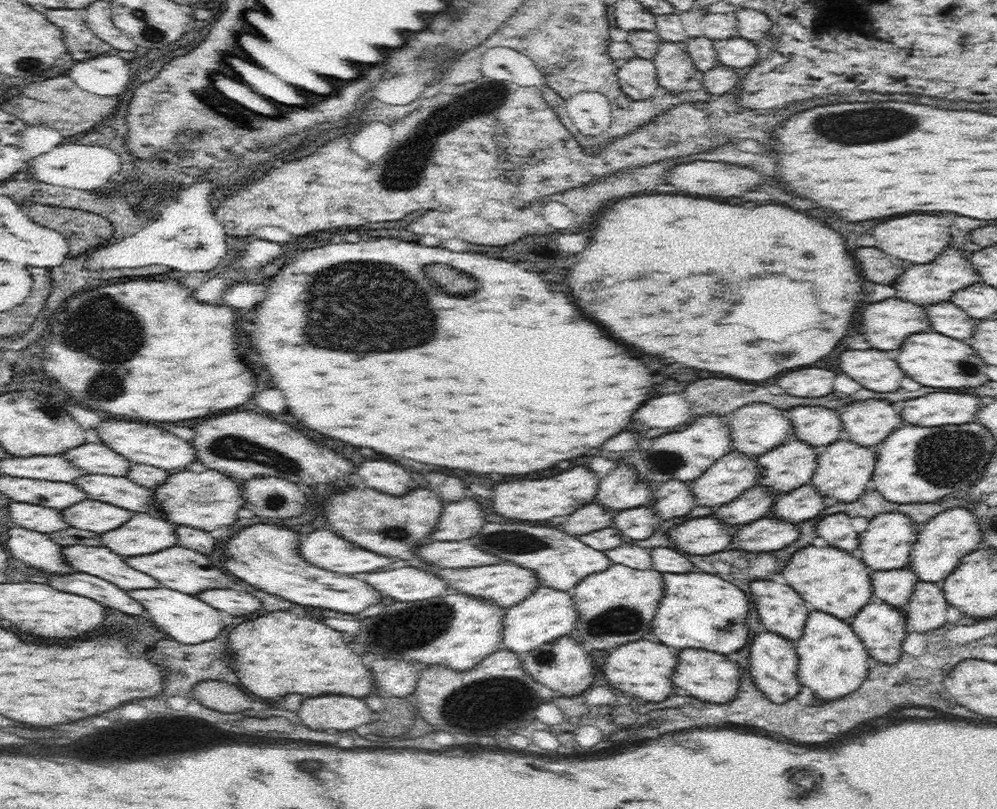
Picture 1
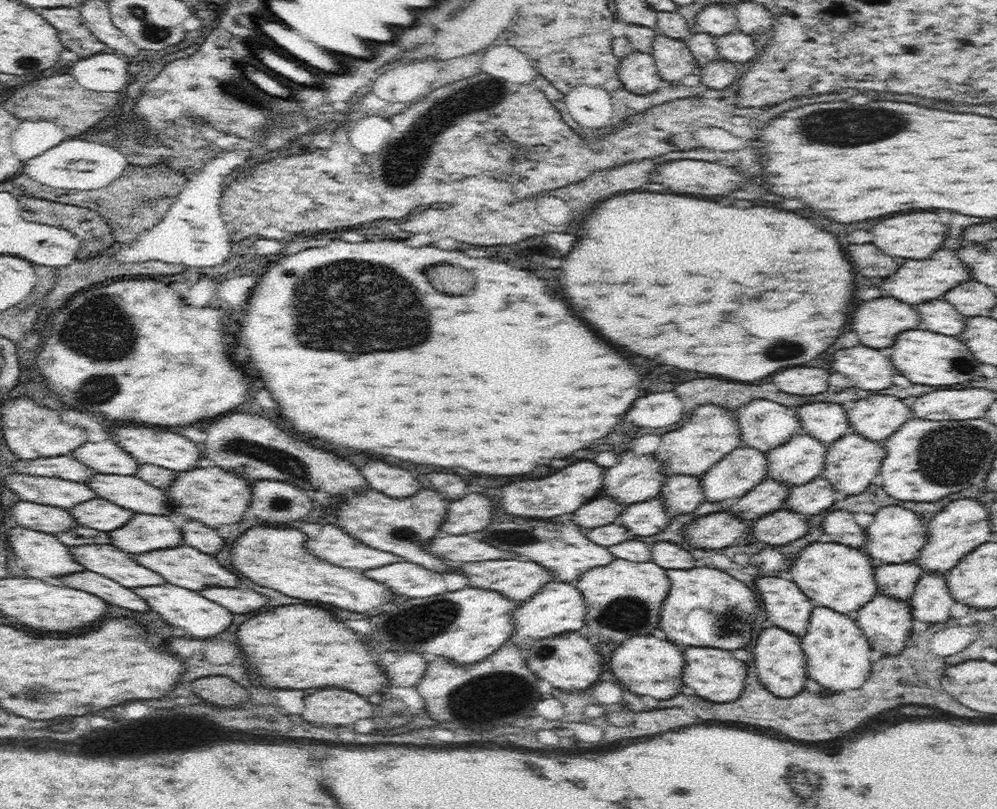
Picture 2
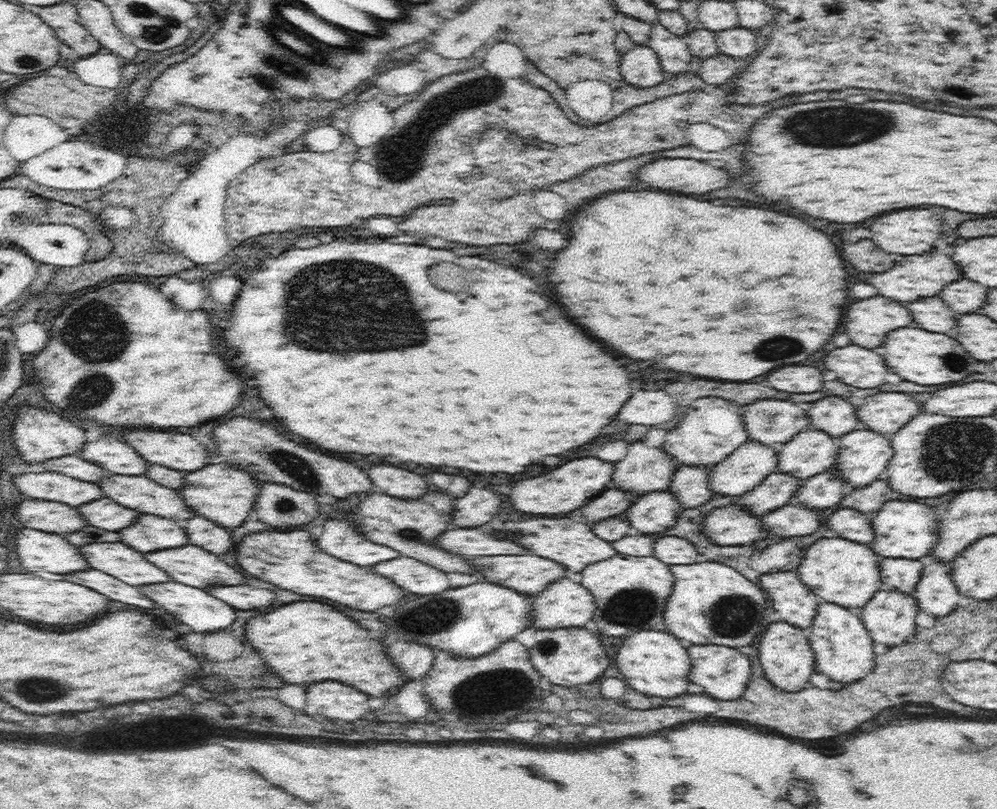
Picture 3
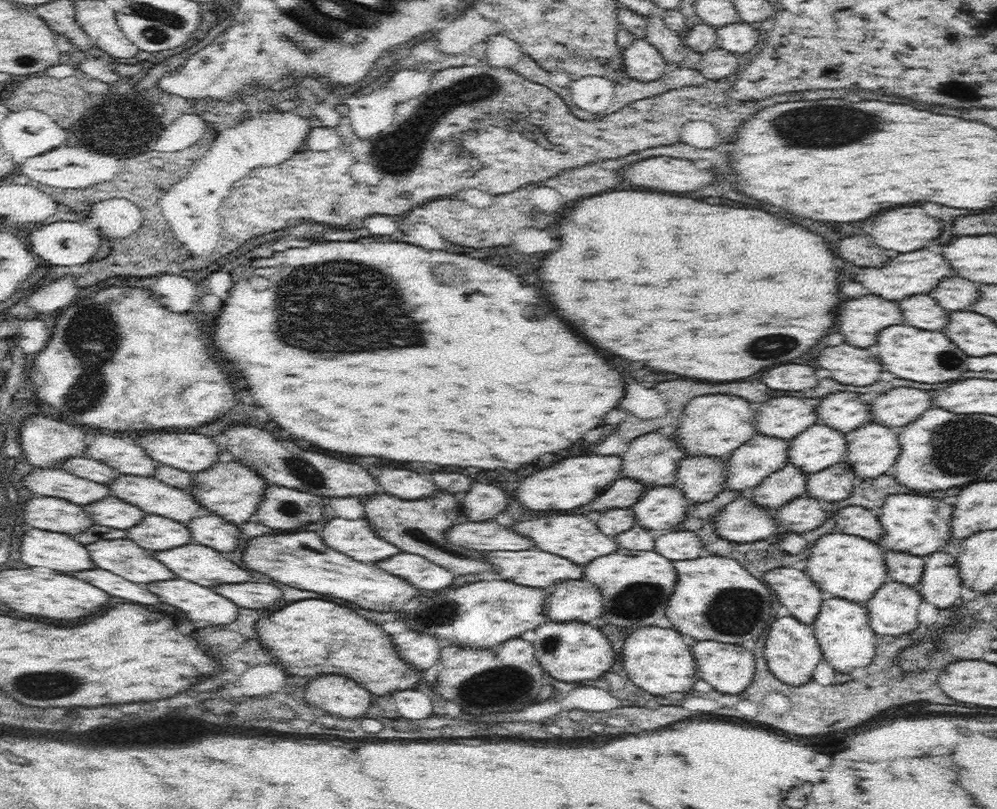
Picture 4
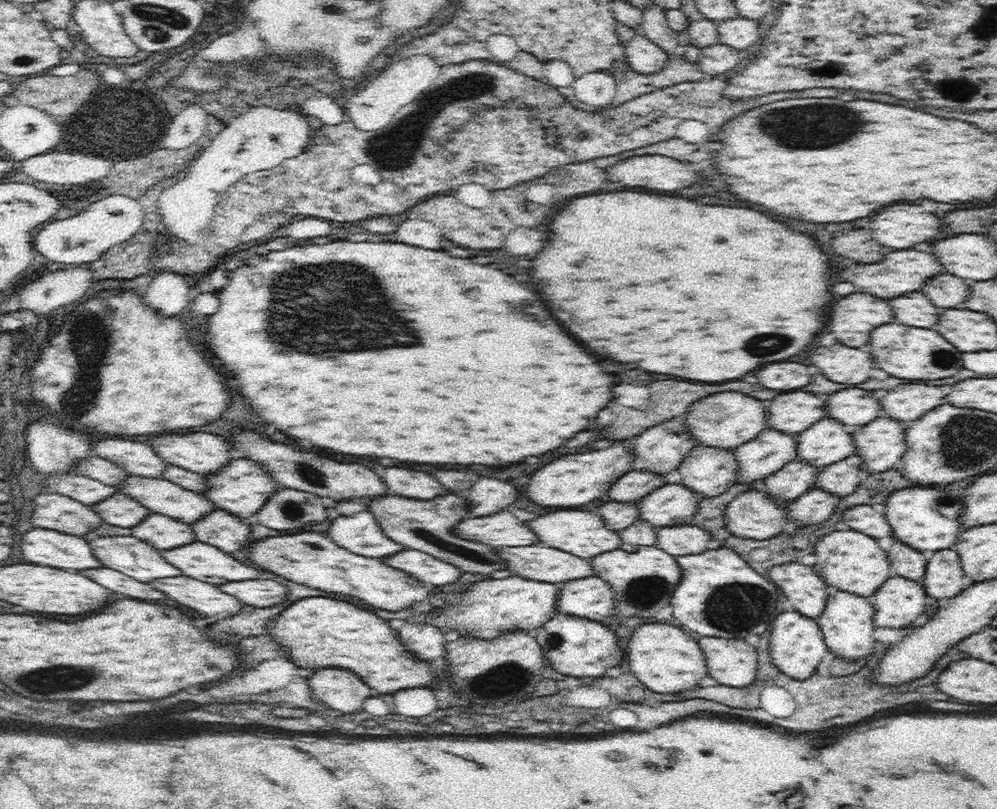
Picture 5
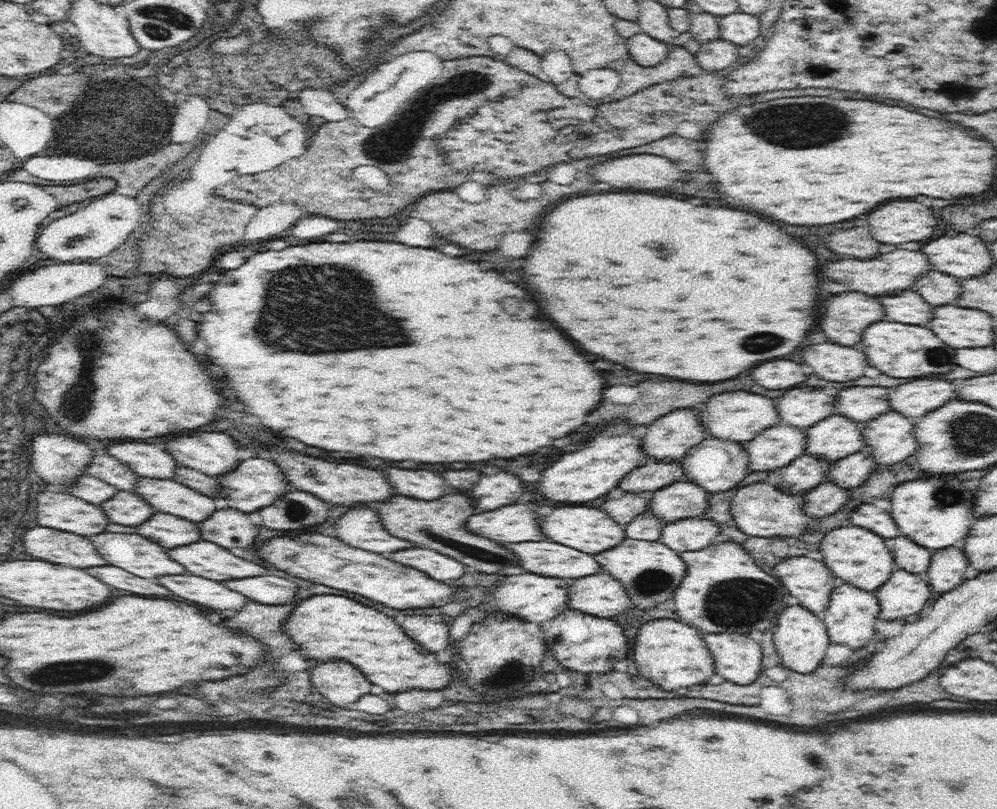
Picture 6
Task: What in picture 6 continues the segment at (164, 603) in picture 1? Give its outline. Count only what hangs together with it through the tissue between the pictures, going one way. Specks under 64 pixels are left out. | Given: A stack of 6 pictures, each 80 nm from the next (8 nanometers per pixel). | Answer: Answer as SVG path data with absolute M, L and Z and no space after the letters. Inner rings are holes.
M174 574L174 576L158 576L154 582L170 588L176 596L188 602L196 602L212 610L240 610L246 604L246 596L242 596L240 592L234 592L222 586L222 582L208 580L202 576Z

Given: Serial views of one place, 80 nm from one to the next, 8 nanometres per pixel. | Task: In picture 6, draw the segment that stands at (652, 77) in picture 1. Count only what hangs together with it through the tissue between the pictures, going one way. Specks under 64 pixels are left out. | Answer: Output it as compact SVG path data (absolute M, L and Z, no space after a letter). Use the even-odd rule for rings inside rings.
M644 32L635 34L626 41L630 58L644 67L662 62L669 51L669 46L666 43L652 38Z

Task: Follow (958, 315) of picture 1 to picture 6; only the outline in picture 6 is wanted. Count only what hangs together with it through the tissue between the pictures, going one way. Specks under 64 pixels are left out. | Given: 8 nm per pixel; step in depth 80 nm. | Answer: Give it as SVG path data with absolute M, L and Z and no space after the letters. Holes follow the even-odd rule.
M910 288L906 292L898 292L894 296L878 296L884 306L884 320L894 320L902 324L924 324L932 318L932 306L918 296L918 292L912 292Z

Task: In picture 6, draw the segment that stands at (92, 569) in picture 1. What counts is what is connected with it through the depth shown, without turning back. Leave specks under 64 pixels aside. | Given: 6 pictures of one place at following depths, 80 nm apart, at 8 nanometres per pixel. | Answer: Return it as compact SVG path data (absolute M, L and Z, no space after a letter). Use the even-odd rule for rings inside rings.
M104 532L96 534L92 544L108 564L120 566L140 578L156 578L162 574L186 574L182 564L174 562L166 550L140 534Z

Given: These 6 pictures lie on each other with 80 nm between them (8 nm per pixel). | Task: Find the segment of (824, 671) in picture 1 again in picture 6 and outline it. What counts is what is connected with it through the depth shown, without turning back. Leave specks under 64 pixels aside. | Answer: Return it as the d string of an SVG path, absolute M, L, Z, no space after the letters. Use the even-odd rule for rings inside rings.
M848 583L835 587L830 595L828 606L820 614L820 619L824 621L828 637L830 637L829 642L846 645L852 651L865 647L876 632L874 622L880 612L878 603L878 597L872 591L864 591Z

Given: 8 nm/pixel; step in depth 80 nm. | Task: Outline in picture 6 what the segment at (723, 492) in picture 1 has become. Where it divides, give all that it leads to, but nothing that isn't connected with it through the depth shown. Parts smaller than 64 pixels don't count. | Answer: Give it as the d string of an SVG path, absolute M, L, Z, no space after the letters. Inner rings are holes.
M786 424L771 426L744 443L748 472L773 471L805 454L806 433Z

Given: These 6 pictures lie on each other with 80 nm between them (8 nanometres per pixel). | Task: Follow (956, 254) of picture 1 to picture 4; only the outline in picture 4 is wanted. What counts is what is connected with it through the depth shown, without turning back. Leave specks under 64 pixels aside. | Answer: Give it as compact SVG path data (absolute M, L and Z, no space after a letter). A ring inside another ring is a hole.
M918 250L890 258L884 268L862 268L860 274L854 274L854 280L866 286L876 296L882 296L886 300L904 300L914 294L924 294L936 288L938 282L954 274L953 268L942 254L934 254L930 250Z

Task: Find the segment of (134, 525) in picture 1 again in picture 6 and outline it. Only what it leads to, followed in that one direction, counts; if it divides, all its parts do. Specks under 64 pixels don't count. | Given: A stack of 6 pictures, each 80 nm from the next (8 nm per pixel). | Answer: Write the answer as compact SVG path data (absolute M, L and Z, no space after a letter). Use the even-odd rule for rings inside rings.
M162 512L154 514L150 520L140 524L138 534L158 542L164 548L176 548L200 540L200 532L196 524Z

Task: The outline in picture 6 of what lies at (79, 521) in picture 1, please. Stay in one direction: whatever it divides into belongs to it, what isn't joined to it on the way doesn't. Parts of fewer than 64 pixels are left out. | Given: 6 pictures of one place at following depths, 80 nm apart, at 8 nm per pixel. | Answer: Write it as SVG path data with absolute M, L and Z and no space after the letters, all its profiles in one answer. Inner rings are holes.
M118 492L114 498L99 506L102 506L110 522L124 526L138 526L154 514L154 508L150 508L146 500L140 500L136 492Z

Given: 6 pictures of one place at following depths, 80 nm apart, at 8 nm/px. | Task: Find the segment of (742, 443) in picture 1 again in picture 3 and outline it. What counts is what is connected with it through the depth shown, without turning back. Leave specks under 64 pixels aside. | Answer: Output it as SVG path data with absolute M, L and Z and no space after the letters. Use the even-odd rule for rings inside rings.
M756 400L743 407L742 421L748 431L748 440L764 445L779 446L792 440L796 434L807 431L810 427L808 417L810 403L794 403L790 400Z

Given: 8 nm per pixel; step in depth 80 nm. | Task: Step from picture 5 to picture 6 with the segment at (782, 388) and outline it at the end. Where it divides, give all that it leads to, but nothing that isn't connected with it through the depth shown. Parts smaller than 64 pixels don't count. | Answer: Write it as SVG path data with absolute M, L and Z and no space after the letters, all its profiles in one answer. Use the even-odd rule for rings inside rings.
M770 360L762 366L752 370L752 378L762 384L764 388L770 388L773 394L801 386L808 378L800 364L792 360Z

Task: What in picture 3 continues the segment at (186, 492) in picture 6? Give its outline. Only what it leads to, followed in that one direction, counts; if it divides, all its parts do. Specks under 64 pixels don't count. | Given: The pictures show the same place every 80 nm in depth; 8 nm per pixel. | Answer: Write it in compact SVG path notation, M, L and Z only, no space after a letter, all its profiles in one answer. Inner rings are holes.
M114 474L106 476L98 484L104 490L104 496L144 514L156 514L164 518L176 516L184 520L196 516L196 512L184 504L182 496L176 490L160 486L146 476Z

